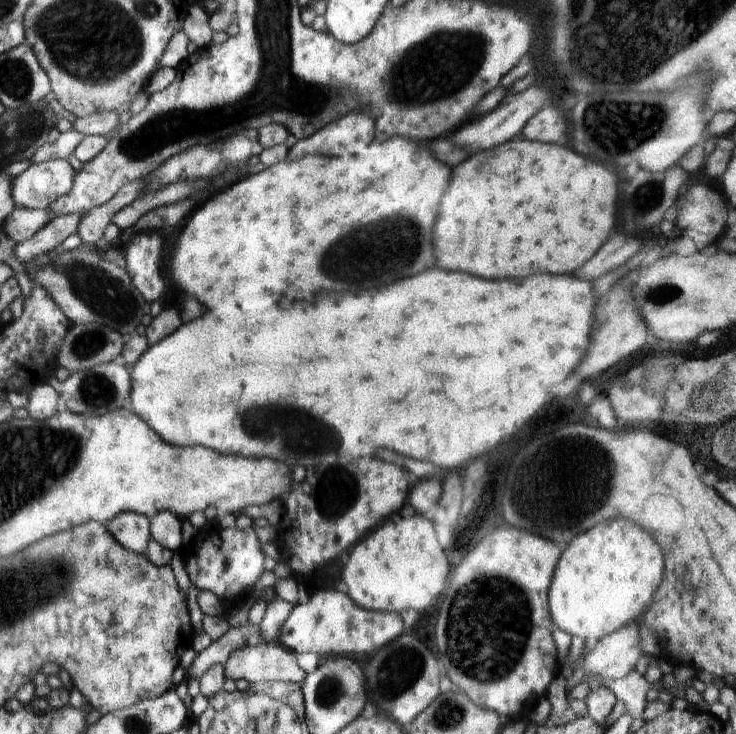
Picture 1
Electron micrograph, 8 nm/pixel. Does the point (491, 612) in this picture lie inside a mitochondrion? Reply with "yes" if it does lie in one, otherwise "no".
yes

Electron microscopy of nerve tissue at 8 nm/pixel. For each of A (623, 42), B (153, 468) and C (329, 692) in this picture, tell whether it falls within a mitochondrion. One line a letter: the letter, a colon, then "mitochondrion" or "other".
A: mitochondrion
B: other
C: mitochondrion

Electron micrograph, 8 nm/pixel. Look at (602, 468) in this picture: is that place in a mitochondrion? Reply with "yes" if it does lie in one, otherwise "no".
yes

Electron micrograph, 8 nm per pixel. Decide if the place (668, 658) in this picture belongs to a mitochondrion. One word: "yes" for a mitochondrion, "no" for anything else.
no

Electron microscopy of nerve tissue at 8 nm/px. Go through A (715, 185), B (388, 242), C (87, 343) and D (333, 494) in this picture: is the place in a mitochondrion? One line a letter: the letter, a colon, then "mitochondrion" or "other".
A: other
B: mitochondrion
C: mitochondrion
D: mitochondrion

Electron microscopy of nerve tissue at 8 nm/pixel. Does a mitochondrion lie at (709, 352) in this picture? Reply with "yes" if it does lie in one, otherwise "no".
no

